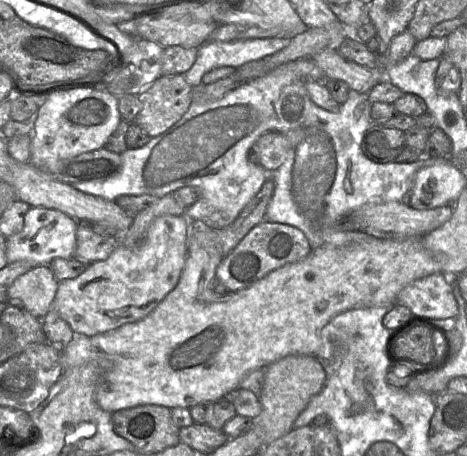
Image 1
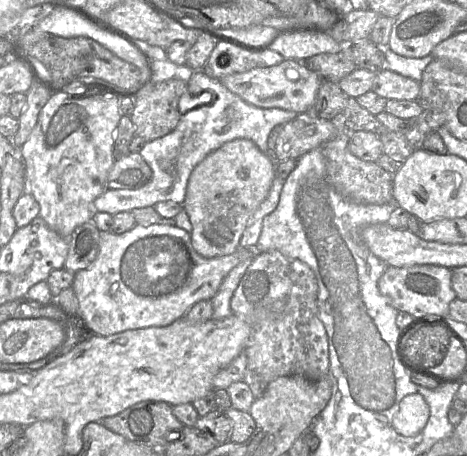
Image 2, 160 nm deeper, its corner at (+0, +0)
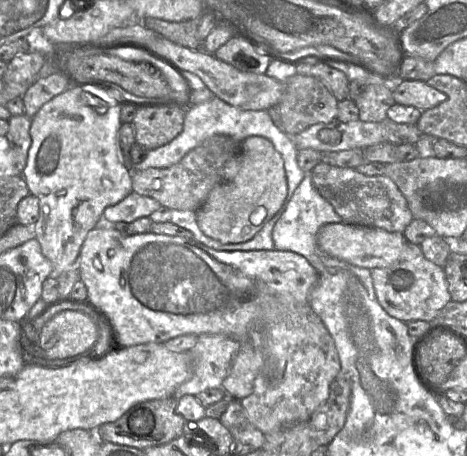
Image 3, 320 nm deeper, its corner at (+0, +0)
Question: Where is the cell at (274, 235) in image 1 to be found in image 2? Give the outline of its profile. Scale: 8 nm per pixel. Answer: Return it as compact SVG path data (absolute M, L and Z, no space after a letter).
M277 251L256 252L231 299L232 314L252 326L245 348L247 368L244 382L250 387L254 399L261 397L269 383L278 377L300 375L318 380L328 376L329 342L326 329L318 317L317 294L316 276L306 263Z

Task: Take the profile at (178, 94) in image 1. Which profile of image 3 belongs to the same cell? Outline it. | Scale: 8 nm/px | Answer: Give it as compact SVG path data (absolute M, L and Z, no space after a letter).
M145 107L137 109L132 121L136 143L147 150L162 147L183 130L186 109L179 107Z

